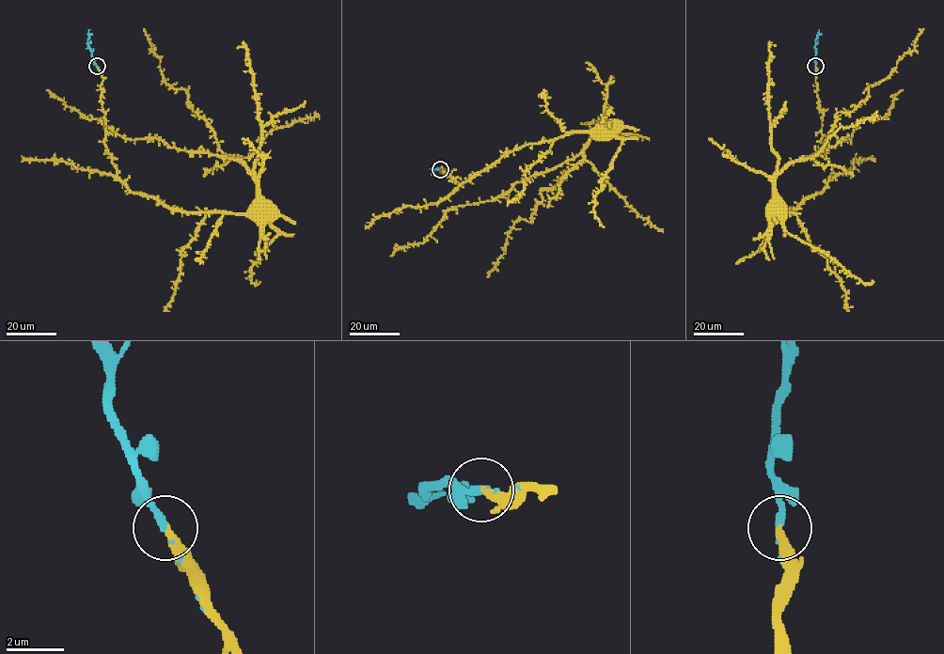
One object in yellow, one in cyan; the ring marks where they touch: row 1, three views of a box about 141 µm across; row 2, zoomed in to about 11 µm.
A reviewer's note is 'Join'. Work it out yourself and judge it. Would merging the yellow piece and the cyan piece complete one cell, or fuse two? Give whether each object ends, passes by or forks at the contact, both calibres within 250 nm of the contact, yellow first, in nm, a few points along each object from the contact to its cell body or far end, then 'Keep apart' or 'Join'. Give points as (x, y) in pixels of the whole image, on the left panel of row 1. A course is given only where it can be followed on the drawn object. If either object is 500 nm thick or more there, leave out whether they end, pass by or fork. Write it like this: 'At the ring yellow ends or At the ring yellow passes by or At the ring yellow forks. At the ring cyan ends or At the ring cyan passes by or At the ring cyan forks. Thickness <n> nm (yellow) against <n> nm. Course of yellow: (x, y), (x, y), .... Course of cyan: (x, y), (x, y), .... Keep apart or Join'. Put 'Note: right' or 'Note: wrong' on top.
Note: right
At the ring yellow ends. At the ring cyan ends. Thickness 300 nm (yellow) against 240 nm. Course of yellow: (96, 66), (102, 77), (105, 147), (117, 177), (133, 192), (182, 211), (245, 213), (259, 200), (260, 205). Course of cyan: (96, 66), (87, 41), (89, 30). Join

